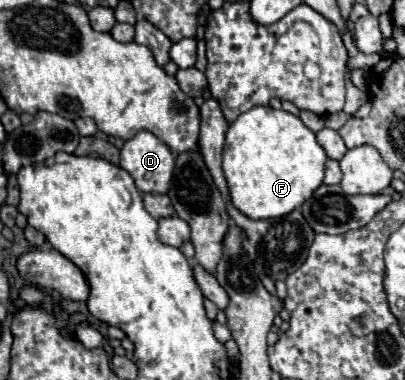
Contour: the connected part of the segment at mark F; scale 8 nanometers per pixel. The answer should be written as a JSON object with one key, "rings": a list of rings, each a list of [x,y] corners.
{"rings":[[[255,106],[227,130],[223,170],[233,206],[253,220],[279,218],[299,208],[321,186],[327,154],[305,124],[283,110]]]}

